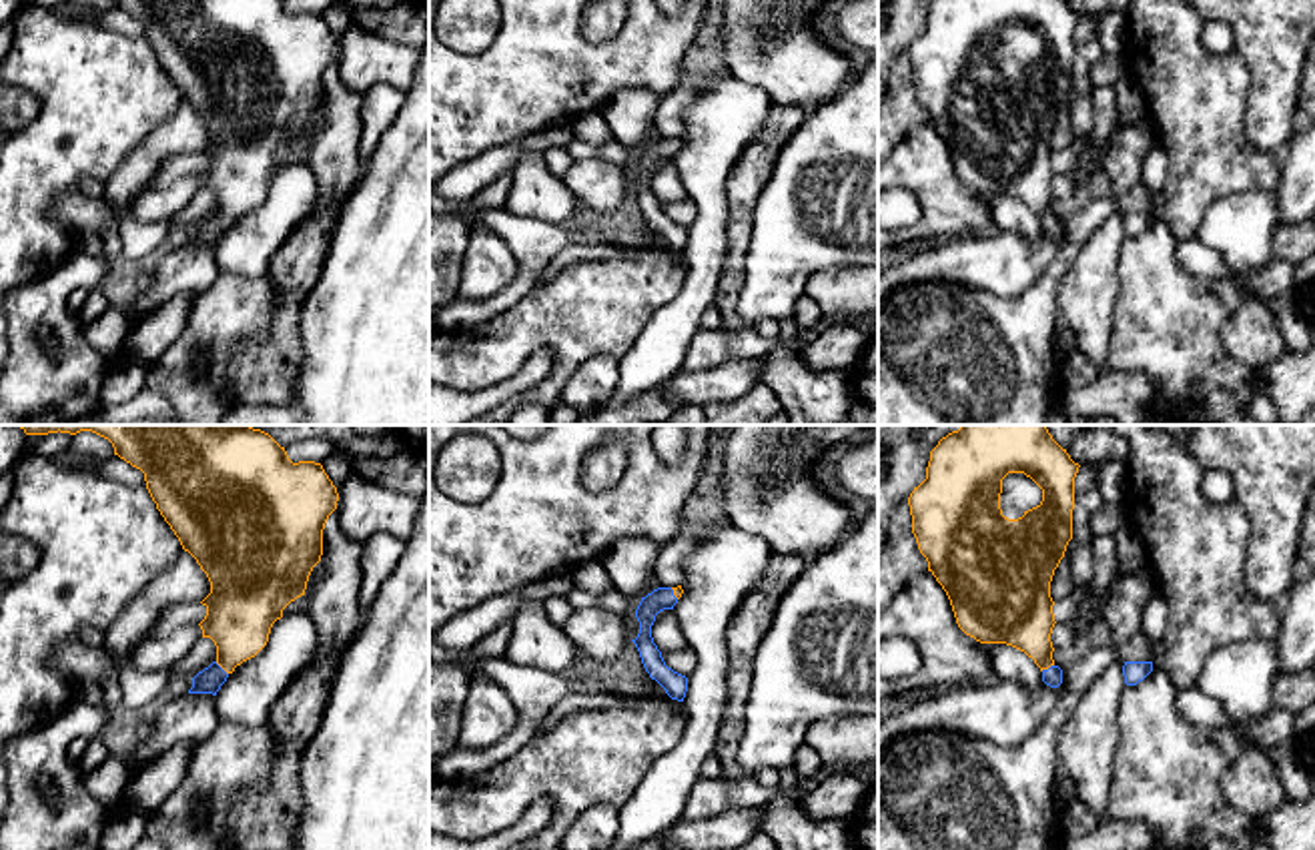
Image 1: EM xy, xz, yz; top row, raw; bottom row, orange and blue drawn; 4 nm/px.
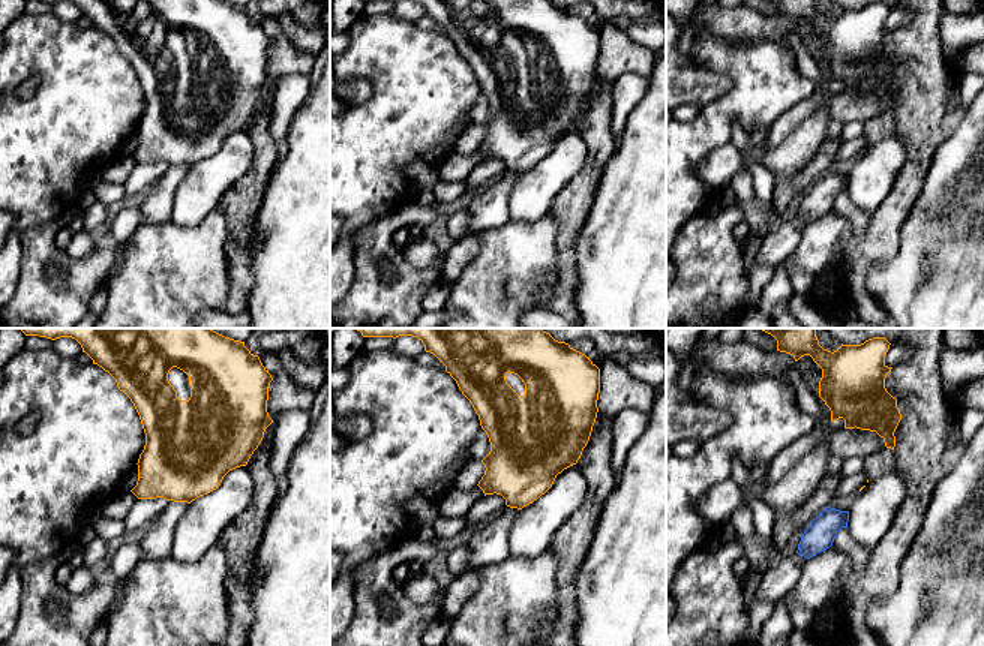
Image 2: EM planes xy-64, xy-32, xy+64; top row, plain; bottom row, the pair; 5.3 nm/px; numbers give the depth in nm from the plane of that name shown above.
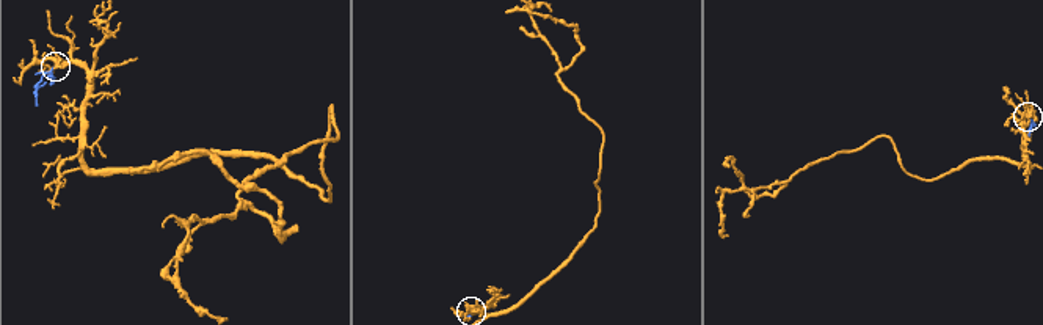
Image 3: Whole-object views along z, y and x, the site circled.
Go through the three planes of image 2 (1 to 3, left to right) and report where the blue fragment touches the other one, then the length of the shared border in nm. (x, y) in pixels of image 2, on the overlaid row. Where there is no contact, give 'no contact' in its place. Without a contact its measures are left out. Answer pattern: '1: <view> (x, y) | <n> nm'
1: no contact
2: no contact
3: no contact

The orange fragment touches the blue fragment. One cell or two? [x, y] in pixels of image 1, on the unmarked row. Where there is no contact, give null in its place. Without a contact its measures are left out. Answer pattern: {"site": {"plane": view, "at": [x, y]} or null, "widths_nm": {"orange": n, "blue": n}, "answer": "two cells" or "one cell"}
{"site": {"plane": "xy", "at": [221, 217]}, "widths_nm": {"orange": 280, "blue": 100}, "answer": "one cell"}

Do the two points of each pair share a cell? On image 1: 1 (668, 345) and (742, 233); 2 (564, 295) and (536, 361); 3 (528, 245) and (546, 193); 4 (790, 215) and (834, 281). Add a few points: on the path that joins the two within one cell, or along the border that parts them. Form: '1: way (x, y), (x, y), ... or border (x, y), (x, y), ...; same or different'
1: border (728, 215), (724, 267), (710, 303); different
2: border (552, 349), (538, 347), (508, 377); different
3: border (504, 209), (560, 225); different
4: border (856, 265), (816, 271), (802, 293); different

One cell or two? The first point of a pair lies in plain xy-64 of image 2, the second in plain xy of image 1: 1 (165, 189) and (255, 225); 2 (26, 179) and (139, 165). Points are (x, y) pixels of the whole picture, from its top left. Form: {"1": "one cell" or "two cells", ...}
{"1": "two cells", "2": "two cells"}

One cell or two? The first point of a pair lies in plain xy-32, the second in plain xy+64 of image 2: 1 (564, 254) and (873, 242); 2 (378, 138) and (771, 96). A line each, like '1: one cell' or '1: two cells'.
1: one cell
2: one cell

